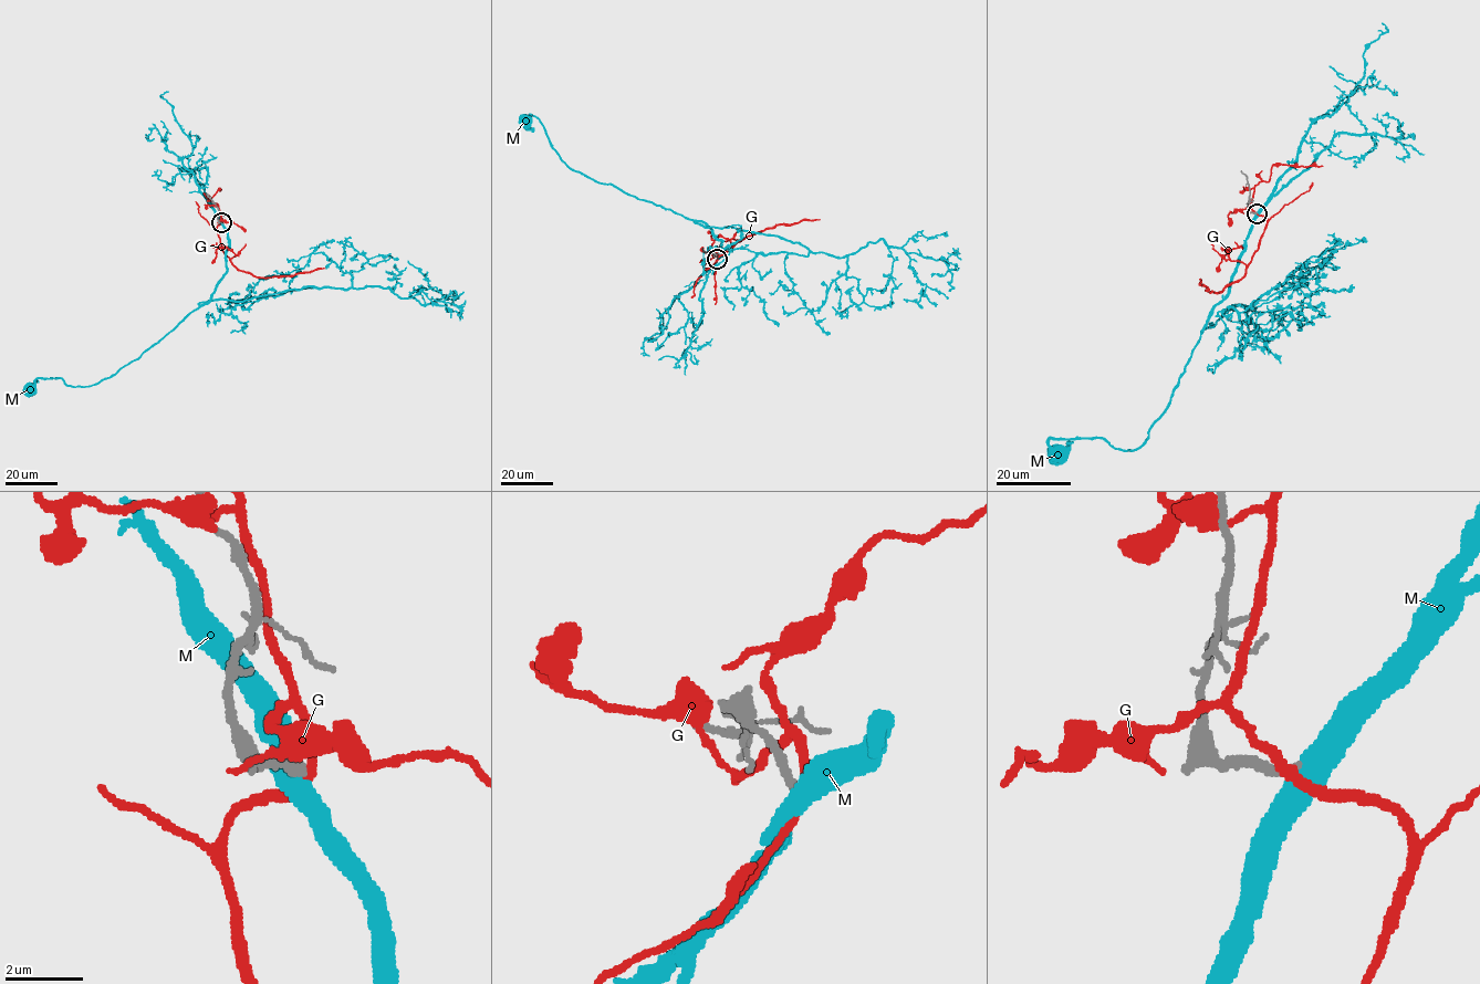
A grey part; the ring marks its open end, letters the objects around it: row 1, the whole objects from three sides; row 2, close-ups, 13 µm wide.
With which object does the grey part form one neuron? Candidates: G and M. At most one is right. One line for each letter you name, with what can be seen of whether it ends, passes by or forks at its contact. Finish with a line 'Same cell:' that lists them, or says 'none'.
Same cell: none

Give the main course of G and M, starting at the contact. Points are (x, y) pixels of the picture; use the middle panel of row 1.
G: (718, 258), (712, 265), (719, 257), (751, 234), (777, 224), (820, 219)
M: (717, 258), (723, 252), (721, 241), (702, 221), (573, 170), (535, 117), (523, 115), (522, 121)

